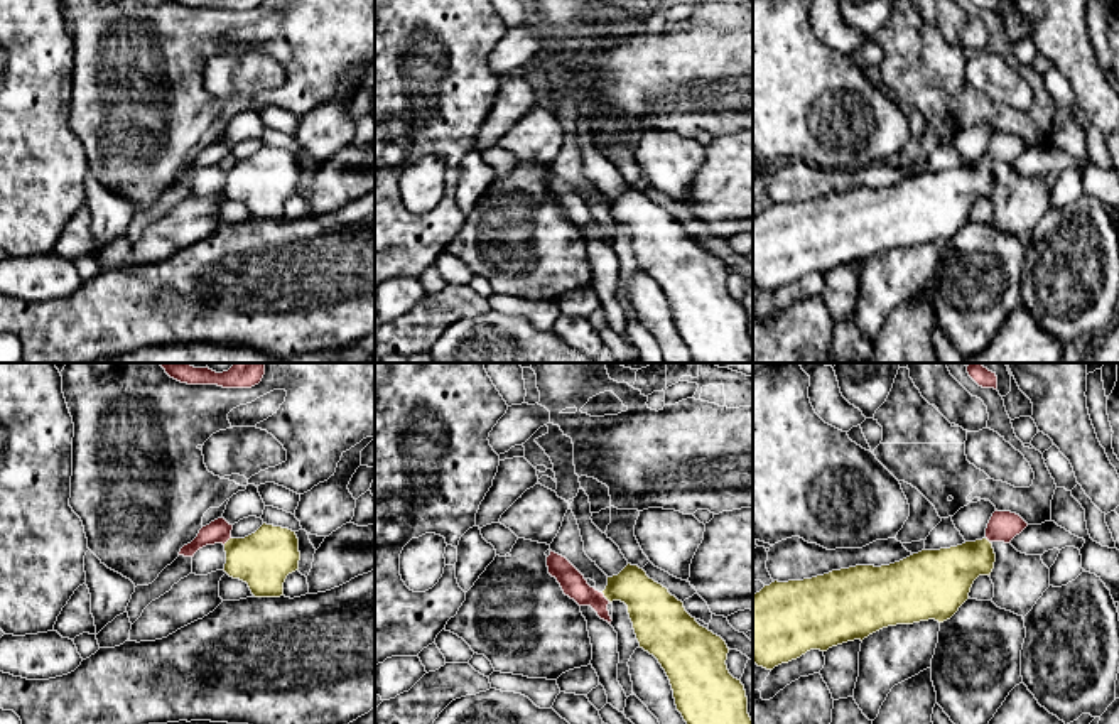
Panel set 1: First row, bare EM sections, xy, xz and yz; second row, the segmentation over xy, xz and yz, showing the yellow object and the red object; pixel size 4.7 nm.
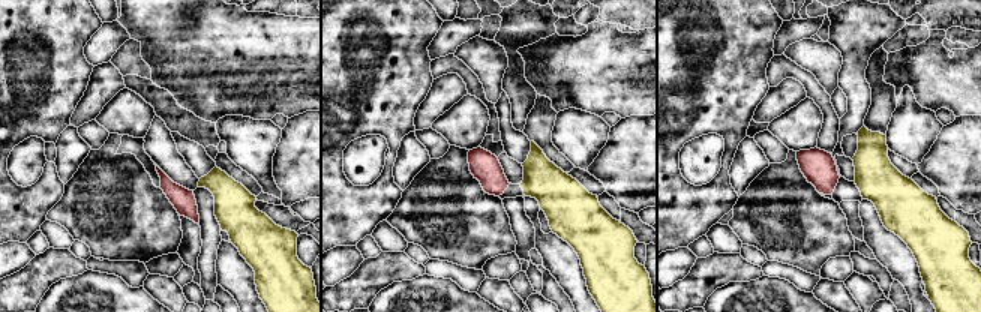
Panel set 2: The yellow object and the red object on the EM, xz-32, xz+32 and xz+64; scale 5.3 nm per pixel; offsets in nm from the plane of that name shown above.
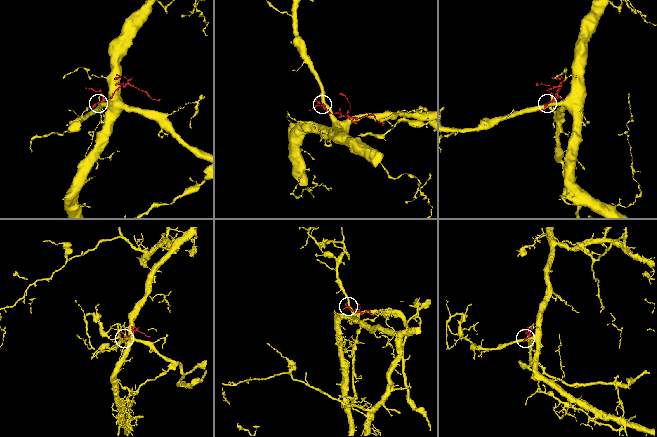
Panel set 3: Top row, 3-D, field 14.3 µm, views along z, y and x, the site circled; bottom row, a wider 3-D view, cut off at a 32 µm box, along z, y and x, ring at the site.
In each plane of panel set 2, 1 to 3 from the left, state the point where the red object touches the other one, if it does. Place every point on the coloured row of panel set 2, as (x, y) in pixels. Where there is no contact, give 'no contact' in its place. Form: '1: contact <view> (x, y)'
1: no contact
2: no contact
3: no contact

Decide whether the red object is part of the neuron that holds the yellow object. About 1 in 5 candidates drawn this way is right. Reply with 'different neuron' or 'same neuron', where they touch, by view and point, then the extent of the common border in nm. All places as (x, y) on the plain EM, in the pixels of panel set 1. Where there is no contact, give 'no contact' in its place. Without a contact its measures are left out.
different neuron; meets yellow in xz at (606, 220); contact 60 nm long

